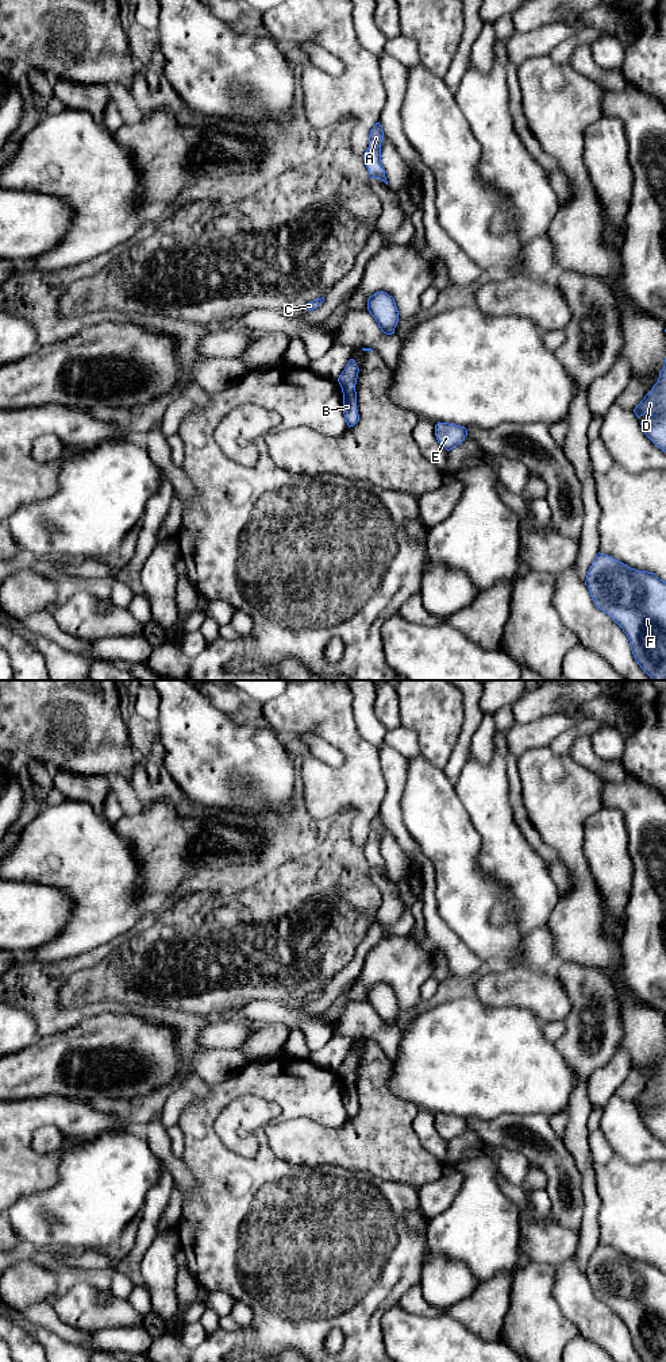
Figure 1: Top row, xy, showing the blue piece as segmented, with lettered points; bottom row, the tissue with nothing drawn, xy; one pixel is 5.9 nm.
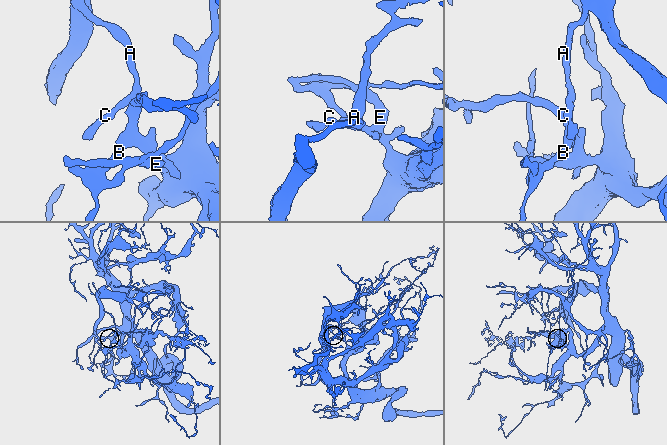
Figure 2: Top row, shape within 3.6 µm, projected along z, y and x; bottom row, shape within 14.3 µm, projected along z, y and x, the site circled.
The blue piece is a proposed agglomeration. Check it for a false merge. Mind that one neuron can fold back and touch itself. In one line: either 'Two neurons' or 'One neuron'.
One neuron

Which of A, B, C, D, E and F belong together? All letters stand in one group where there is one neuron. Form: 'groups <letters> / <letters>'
groups A B C D E F

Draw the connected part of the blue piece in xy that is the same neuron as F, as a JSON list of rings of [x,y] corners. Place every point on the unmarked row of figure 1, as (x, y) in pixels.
[[[597,1245],[586,1266],[594,1296],[627,1326],[643,1362],[666,1362],[666,1273]]]

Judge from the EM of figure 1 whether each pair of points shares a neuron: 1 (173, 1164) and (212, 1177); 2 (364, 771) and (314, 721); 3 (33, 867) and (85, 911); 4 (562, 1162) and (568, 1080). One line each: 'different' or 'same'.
1: different
2: same
3: same
4: different

